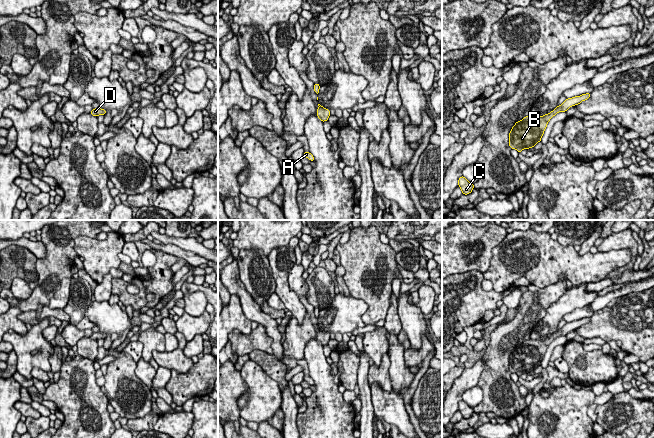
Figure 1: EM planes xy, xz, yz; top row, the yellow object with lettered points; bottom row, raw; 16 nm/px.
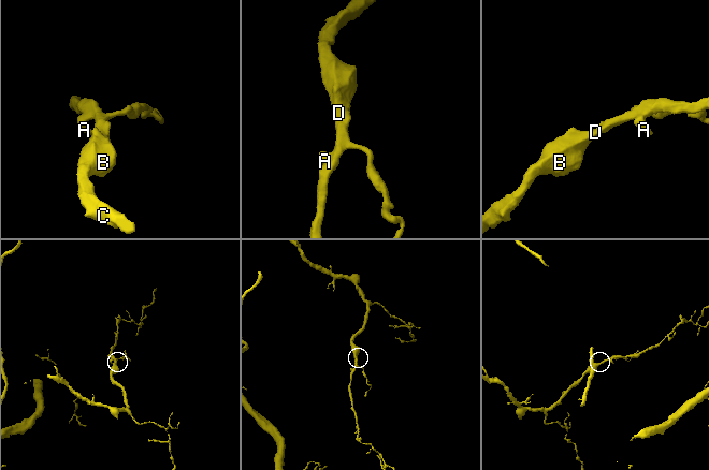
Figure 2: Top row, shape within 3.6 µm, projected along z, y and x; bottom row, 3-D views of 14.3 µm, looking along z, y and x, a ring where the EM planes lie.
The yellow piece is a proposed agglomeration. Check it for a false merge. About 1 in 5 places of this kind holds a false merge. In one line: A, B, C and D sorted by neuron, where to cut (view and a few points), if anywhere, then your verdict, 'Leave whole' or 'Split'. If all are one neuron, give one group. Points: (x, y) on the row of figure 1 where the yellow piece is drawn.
Groups: A B C D. No split. Leave whole

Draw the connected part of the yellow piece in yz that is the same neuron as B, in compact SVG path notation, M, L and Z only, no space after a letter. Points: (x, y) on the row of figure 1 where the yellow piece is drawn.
M591 93L567 98L561 105L544 116L528 115L515 123L509 133L509 146L521 153L524 149L533 148L541 138L550 119L559 112L566 112L570 107L589 99Z

